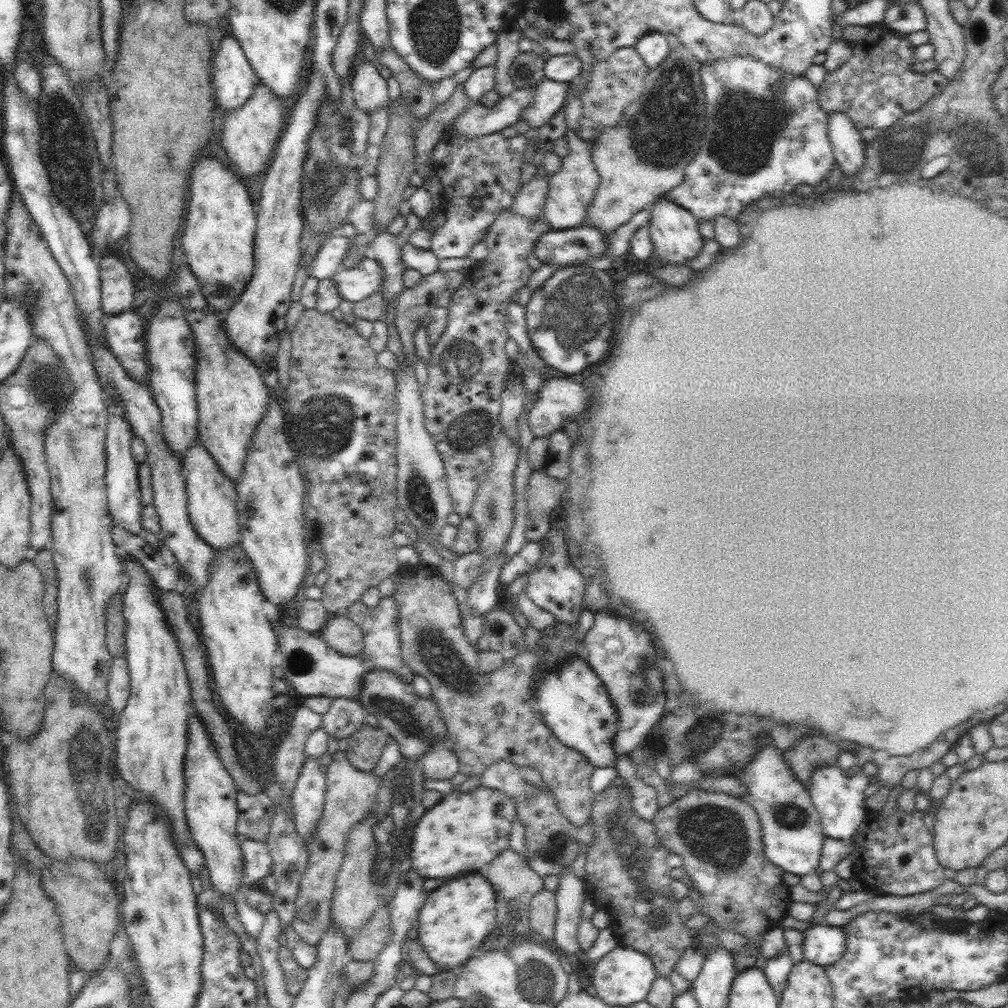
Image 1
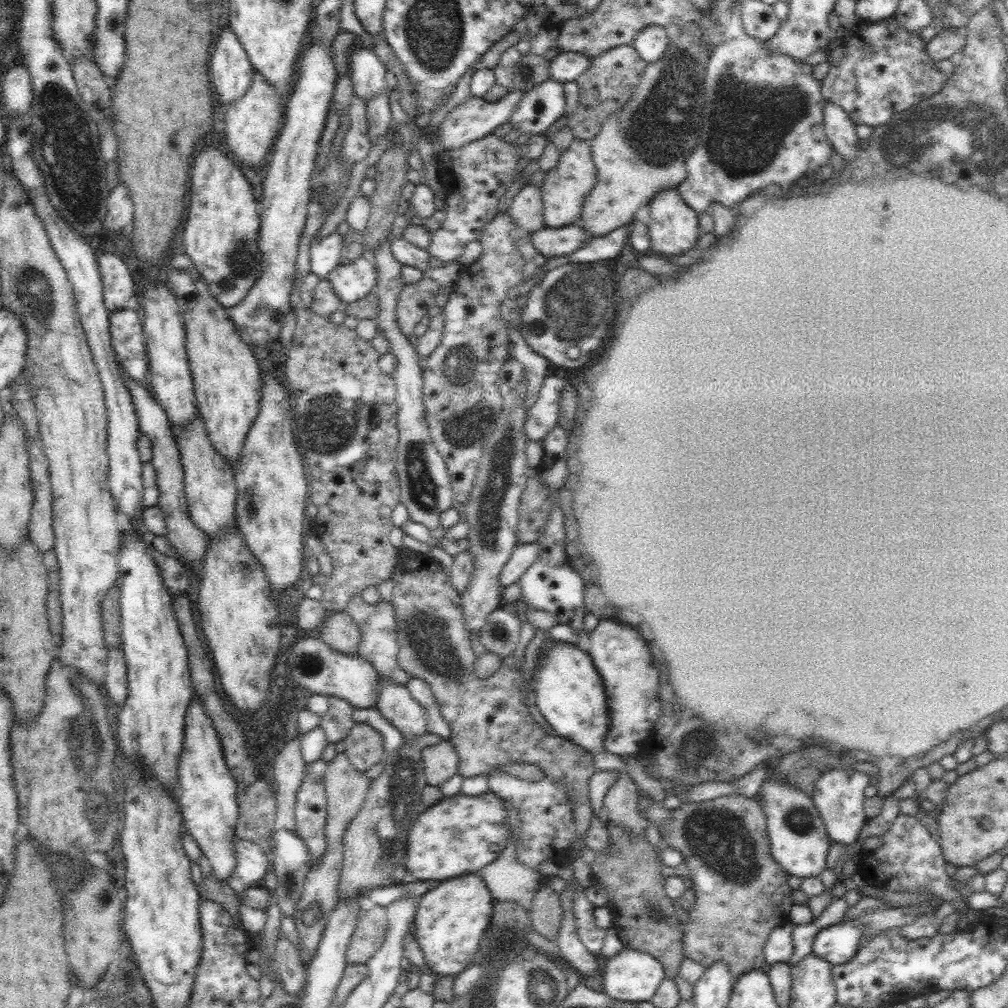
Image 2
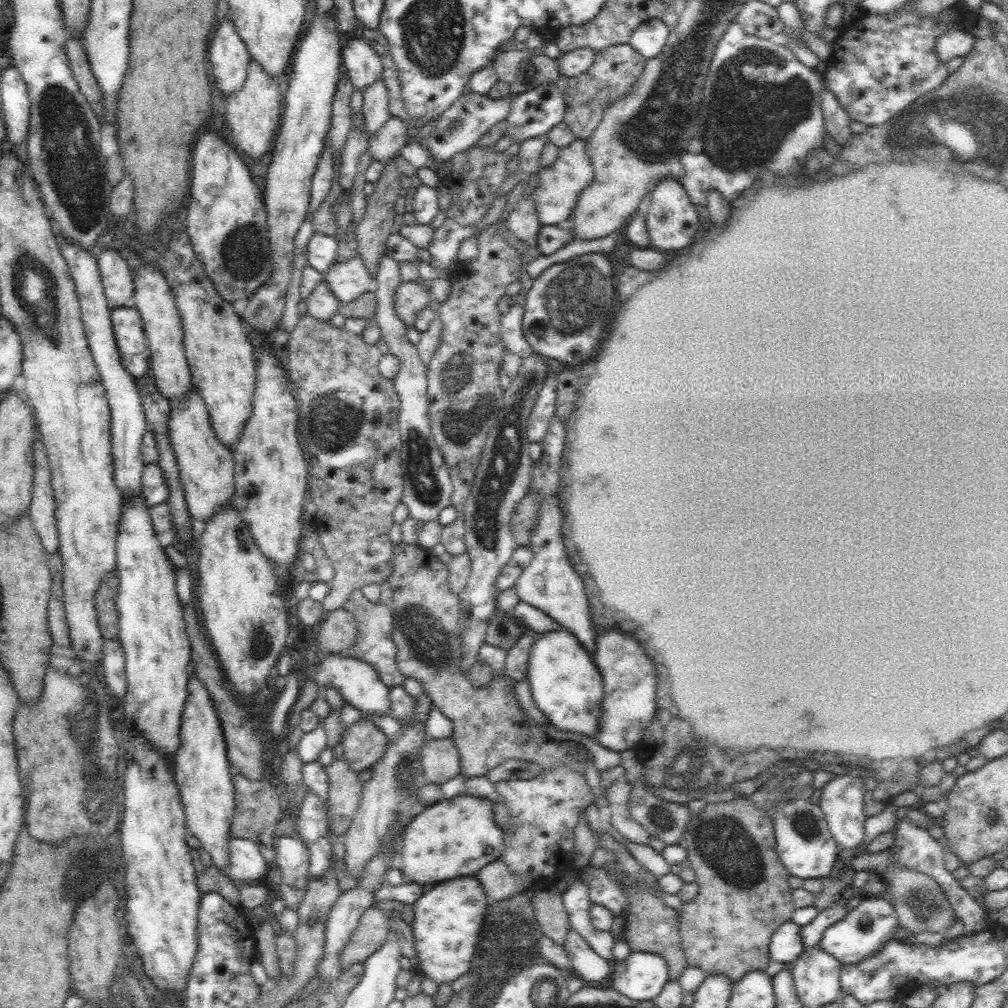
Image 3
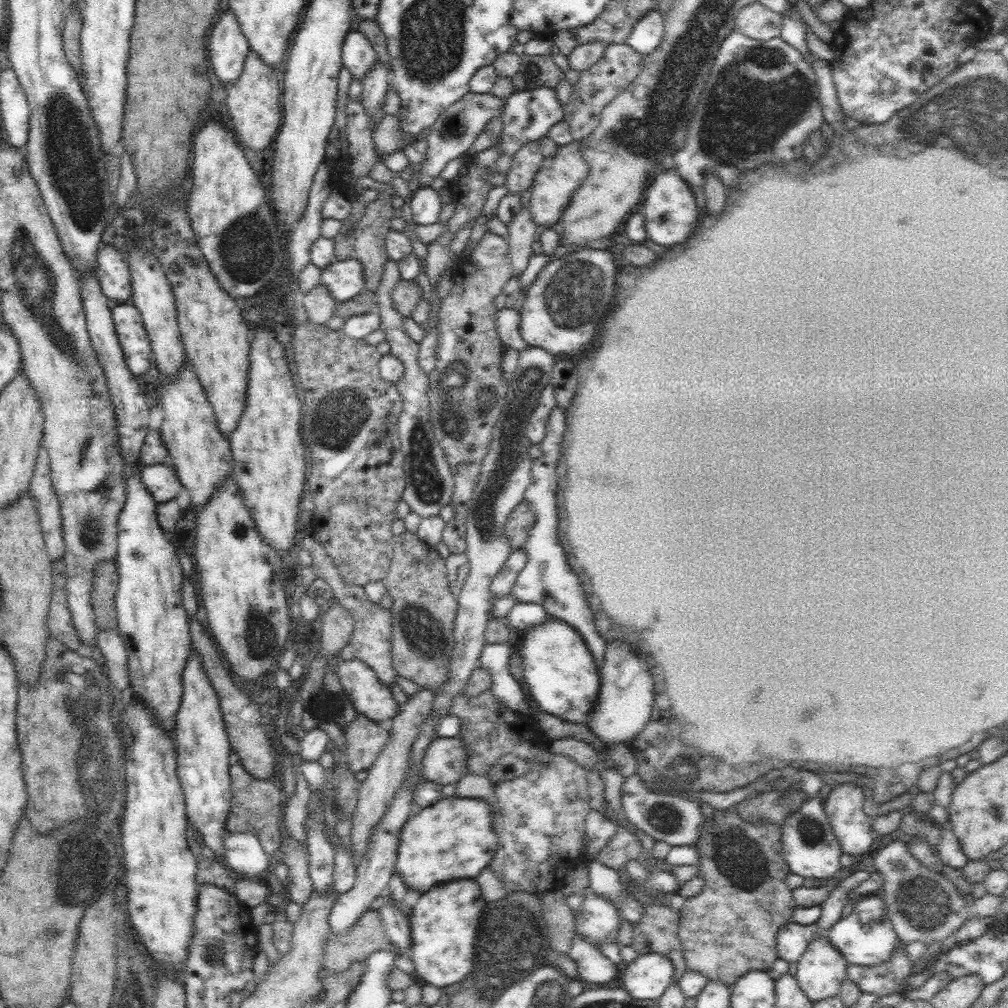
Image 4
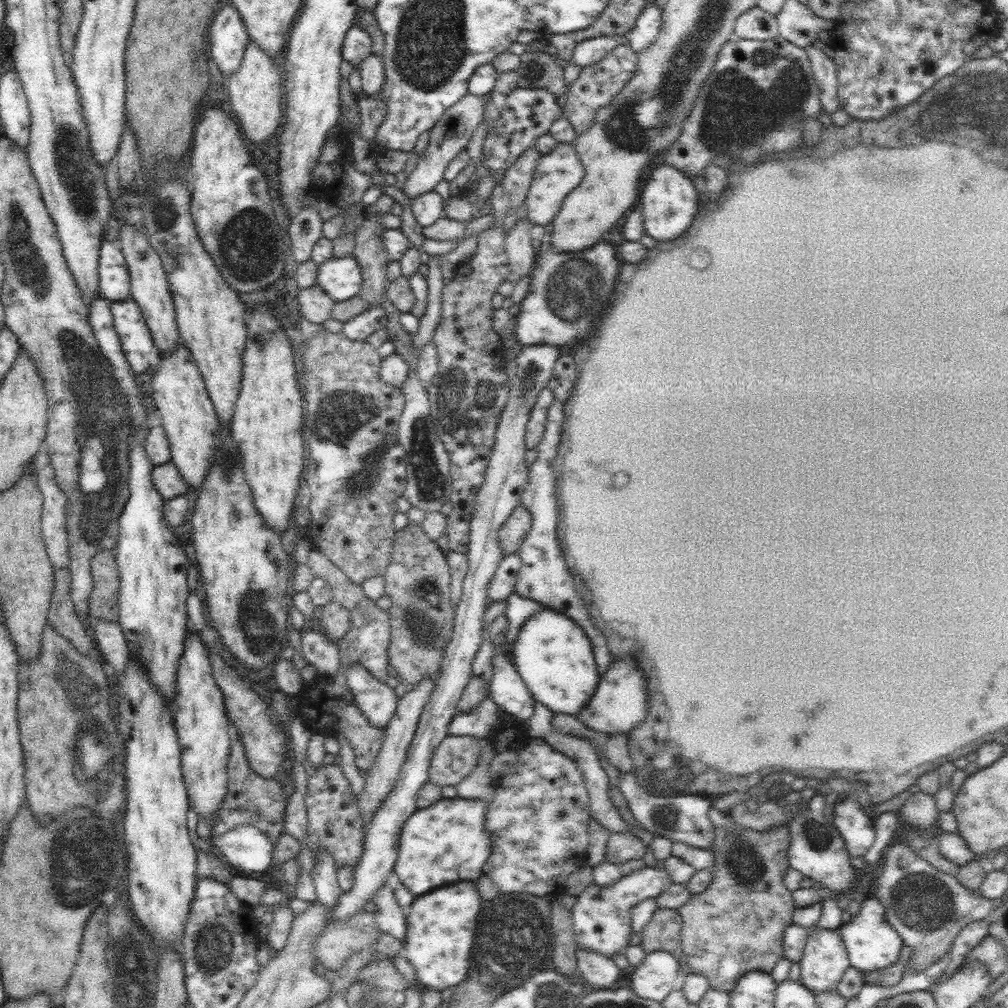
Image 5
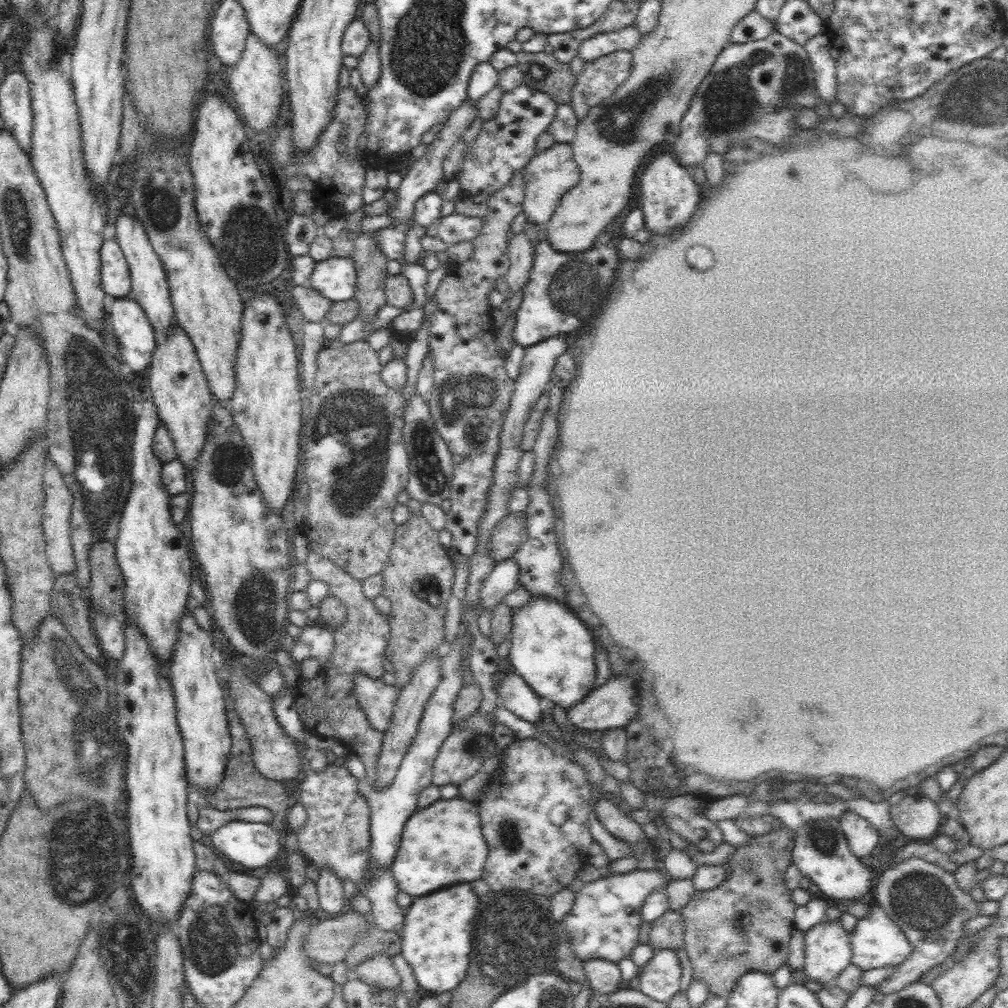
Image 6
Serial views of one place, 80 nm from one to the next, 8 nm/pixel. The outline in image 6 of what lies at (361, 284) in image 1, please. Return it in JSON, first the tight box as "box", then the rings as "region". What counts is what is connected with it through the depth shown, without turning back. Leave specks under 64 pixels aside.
{"box":[310,254,357,301],"region":[[[335,254],[315,263],[310,277],[312,288],[331,301],[345,301],[355,296],[357,272],[352,256],[338,257]]]}

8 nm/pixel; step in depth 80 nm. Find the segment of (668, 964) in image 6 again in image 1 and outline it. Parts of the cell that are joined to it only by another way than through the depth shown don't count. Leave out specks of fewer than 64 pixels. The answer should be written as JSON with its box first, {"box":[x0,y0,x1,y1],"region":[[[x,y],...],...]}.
{"box":[590,944,657,1007],"region":[[[628,944],[616,945],[593,967],[590,982],[596,989],[596,997],[612,1007],[631,1006],[647,1000],[652,981],[657,977],[651,958]]]}

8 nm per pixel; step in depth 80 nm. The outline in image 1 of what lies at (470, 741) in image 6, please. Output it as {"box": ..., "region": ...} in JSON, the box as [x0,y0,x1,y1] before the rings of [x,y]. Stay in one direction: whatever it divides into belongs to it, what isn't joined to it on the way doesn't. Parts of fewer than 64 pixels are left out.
{"box":[418,744,459,780],"region":[[[438,744],[430,752],[423,754],[418,764],[426,778],[432,780],[448,780],[459,773],[456,753],[444,744]]]}

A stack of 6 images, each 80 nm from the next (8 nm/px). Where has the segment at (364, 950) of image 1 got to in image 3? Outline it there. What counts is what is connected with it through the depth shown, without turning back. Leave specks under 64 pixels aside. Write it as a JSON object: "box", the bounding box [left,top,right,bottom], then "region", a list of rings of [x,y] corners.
{"box":[341,907,389,970],"region":[[[368,907],[360,917],[356,930],[341,952],[341,965],[347,970],[354,963],[364,963],[389,937],[388,912]]]}

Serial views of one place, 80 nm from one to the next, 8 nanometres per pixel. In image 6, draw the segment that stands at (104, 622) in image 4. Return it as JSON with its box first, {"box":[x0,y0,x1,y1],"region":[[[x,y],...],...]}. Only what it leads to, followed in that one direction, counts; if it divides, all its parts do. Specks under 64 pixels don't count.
{"box":[88,541,126,621],"region":[[[100,541],[92,545],[88,564],[91,568],[89,604],[92,612],[107,612],[124,621],[126,584],[116,559],[114,542]]]}

